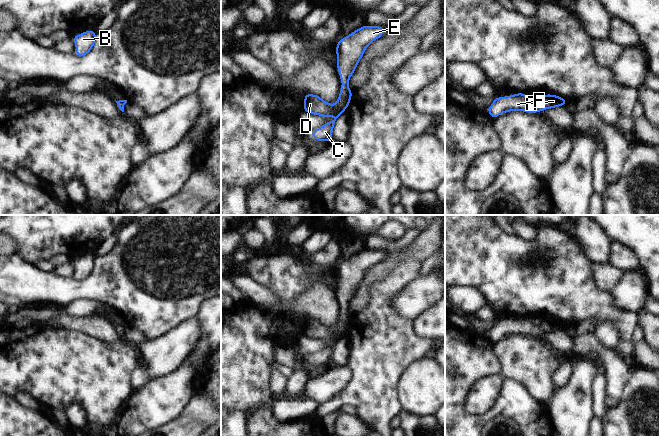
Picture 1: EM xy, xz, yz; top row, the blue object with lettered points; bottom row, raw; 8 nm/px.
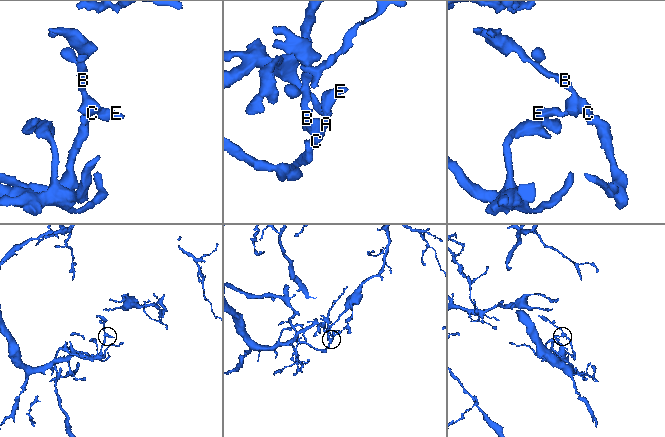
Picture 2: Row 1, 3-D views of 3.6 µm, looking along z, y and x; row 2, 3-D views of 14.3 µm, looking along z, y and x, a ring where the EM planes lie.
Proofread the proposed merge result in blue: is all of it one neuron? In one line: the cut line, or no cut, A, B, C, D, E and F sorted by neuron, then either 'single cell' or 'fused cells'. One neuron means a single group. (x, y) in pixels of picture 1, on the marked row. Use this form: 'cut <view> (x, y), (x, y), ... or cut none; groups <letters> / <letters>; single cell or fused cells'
cut none; groups A B C D E F; single cell

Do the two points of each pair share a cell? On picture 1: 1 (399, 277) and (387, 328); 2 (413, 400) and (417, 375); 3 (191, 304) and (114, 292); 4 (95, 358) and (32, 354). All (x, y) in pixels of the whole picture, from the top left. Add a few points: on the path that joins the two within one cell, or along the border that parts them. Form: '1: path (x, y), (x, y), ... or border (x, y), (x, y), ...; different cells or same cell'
1: path (386, 290), (386, 315); same cell
2: path (417, 394), (417, 381); same cell
3: path (172, 300), (159, 300), (142, 292), (133, 292); same cell
4: path (79, 358), (48, 358); same cell

